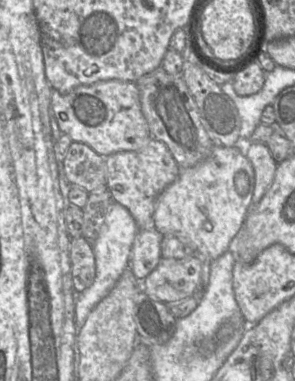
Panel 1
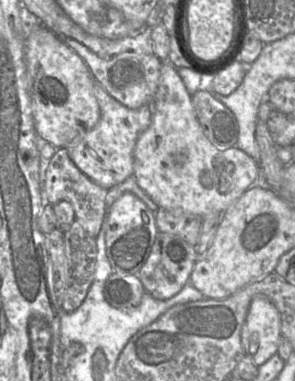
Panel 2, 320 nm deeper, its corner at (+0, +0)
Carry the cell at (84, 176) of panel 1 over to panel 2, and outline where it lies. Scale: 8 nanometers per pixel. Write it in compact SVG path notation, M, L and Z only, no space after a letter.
M57 148L49 160L45 173L43 194L46 203L54 205L62 200L68 200L74 208L76 220L90 236L96 237L106 217L107 191L79 170L70 159L66 148Z

